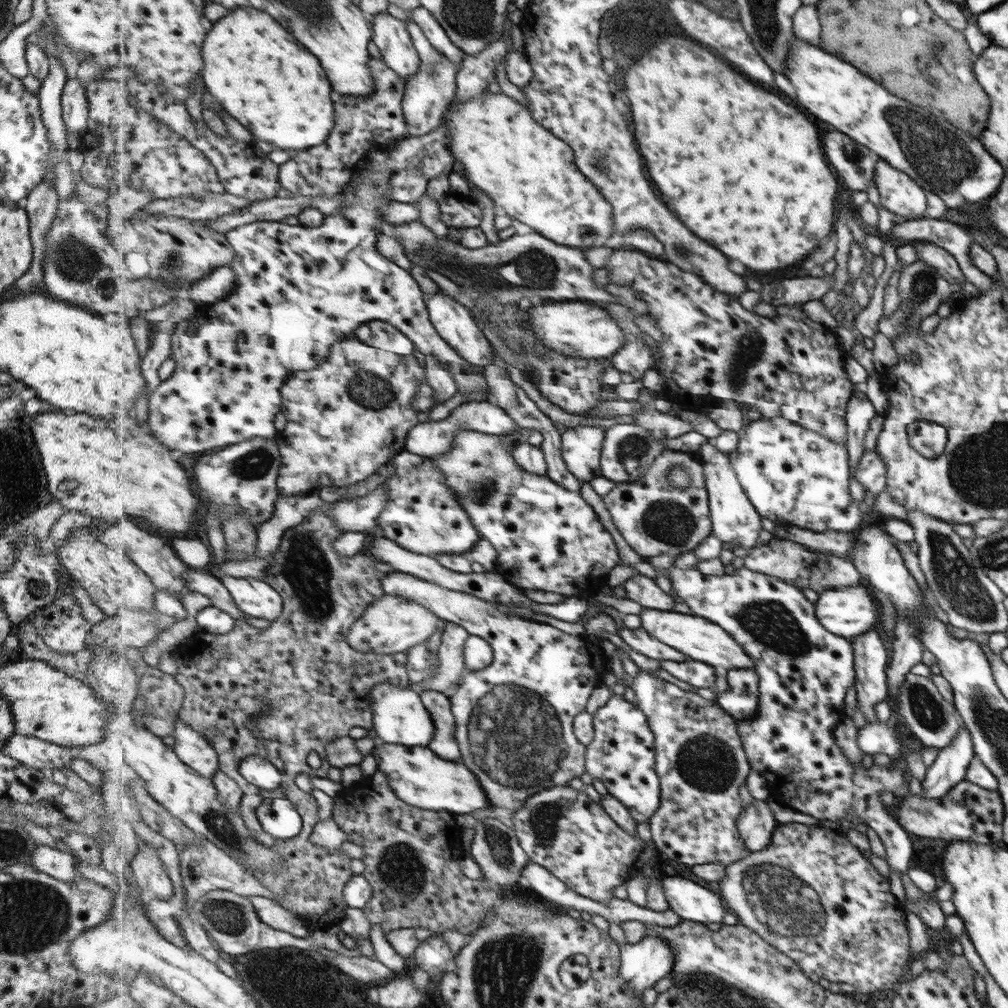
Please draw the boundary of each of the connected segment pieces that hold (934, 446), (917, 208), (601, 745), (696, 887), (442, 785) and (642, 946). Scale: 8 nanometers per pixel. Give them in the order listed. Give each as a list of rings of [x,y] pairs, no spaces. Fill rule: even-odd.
[[[913,421],[907,426],[907,437],[911,440],[912,449],[925,458],[939,456],[946,445],[946,430],[939,423]]]
[[[877,158],[872,177],[885,210],[907,218],[922,216],[926,205],[923,189],[907,174]]]
[[[613,694],[596,711],[594,722],[595,740],[586,754],[588,773],[607,785],[607,791],[629,808],[637,823],[649,823],[661,808],[662,787],[656,771],[656,735],[645,711],[625,700],[623,695]]]
[[[672,876],[664,879],[663,884],[670,908],[684,920],[722,923],[725,915],[731,912],[721,895],[717,896],[693,880]]]
[[[379,742],[374,749],[379,761],[378,768],[389,776],[391,789],[407,804],[423,810],[449,811],[466,817],[475,810],[493,807],[477,775],[463,762],[443,759],[429,747],[423,746],[409,747]]]
[[[648,934],[637,944],[620,944],[622,967],[620,975],[634,994],[645,994],[647,988],[653,988],[661,978],[673,970],[676,952],[660,936]]]

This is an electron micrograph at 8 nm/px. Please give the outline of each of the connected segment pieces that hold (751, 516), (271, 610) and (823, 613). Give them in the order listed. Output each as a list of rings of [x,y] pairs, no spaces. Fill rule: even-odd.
[[[712,442],[704,444],[699,453],[704,456],[705,461],[706,486],[710,494],[712,534],[727,544],[734,544],[748,550],[757,547],[763,530],[763,520],[744,491],[736,470],[732,467],[731,458]]]
[[[220,575],[238,607],[249,616],[274,621],[284,612],[282,595],[258,578]]]
[[[864,583],[818,592],[817,618],[834,635],[857,637],[877,624],[879,610]]]

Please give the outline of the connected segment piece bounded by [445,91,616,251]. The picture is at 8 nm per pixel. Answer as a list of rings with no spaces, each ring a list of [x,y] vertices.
[[[488,91],[484,94],[480,94],[475,98],[470,98],[465,102],[453,102],[448,109],[445,116],[445,123],[450,128],[450,149],[453,151],[454,157],[457,161],[461,161],[466,170],[467,179],[471,179],[475,187],[481,189],[493,202],[501,204],[501,207],[505,210],[506,214],[511,214],[513,218],[519,220],[521,223],[528,225],[534,231],[539,234],[543,234],[545,238],[553,240],[553,242],[572,248],[582,249],[588,251],[593,248],[607,247],[607,242],[611,240],[613,236],[613,228],[616,226],[615,220],[613,220],[613,205],[605,198],[604,194],[601,194],[597,190],[597,185],[591,182],[591,179],[580,169],[580,166],[576,163],[576,154],[572,146],[569,146],[568,142],[565,142],[562,138],[559,138],[556,134],[553,134],[547,127],[544,127],[527,109],[511,98],[507,94],[503,93],[490,93]]]

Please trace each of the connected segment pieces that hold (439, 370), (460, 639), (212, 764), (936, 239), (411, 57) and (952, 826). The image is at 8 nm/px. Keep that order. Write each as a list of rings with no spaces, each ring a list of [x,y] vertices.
[[[424,355],[424,363],[425,379],[435,392],[433,396],[436,398],[437,404],[453,398],[459,393],[455,376],[439,362],[438,358]]]
[[[445,621],[445,631],[438,651],[440,669],[434,677],[415,684],[413,691],[422,693],[436,690],[447,694],[453,692],[466,667],[464,652],[469,635],[471,634],[466,628],[455,622]]]
[[[179,714],[175,717],[173,726],[175,731],[169,743],[180,760],[196,769],[199,774],[213,779],[220,769],[220,757],[212,742],[209,742],[205,735],[201,735],[201,732],[187,725]]]
[[[921,217],[921,219],[901,221],[900,223],[897,223],[897,225],[891,227],[890,231],[888,240],[893,241],[897,245],[906,244],[911,241],[924,241],[945,250],[956,261],[961,275],[980,292],[987,291],[987,289],[993,285],[991,278],[987,278],[983,272],[979,272],[979,270],[971,264],[971,260],[969,260],[969,246],[972,244],[969,235],[948,220]]]
[[[387,12],[374,16],[372,40],[382,54],[382,60],[407,81],[410,76],[420,72],[422,63],[408,26]]]
[[[968,781],[957,782],[948,794],[933,800],[920,800],[910,795],[897,801],[894,807],[897,822],[915,836],[959,840],[981,844],[1000,844],[1003,841],[1004,805],[997,791],[985,790]]]

